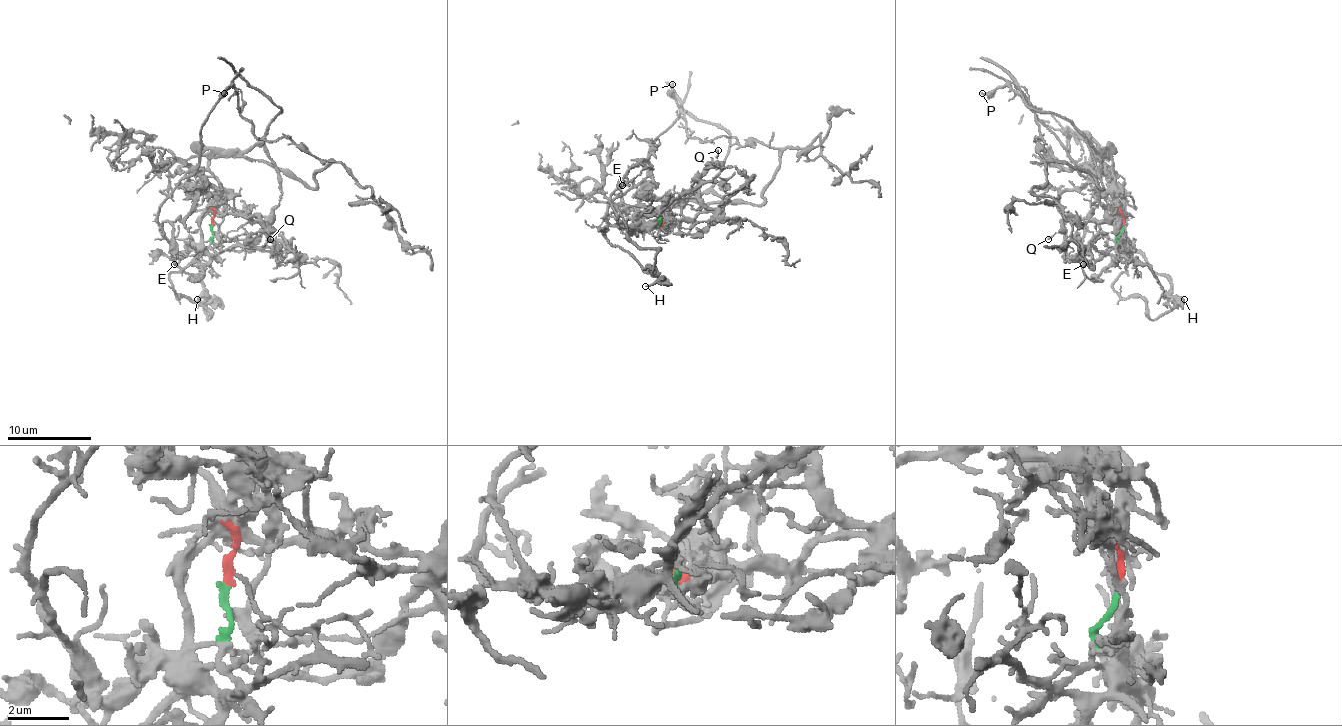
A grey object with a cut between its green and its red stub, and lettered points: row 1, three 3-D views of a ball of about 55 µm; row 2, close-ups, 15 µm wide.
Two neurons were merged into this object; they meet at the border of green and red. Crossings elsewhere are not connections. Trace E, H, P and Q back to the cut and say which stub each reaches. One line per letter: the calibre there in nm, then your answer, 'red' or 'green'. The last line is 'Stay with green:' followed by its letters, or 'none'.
E: 170 nm thick; green
H: 170 nm thick; green
P: 190 nm thick; red
Q: 130 nm thick; red
Stay with green: E, H

